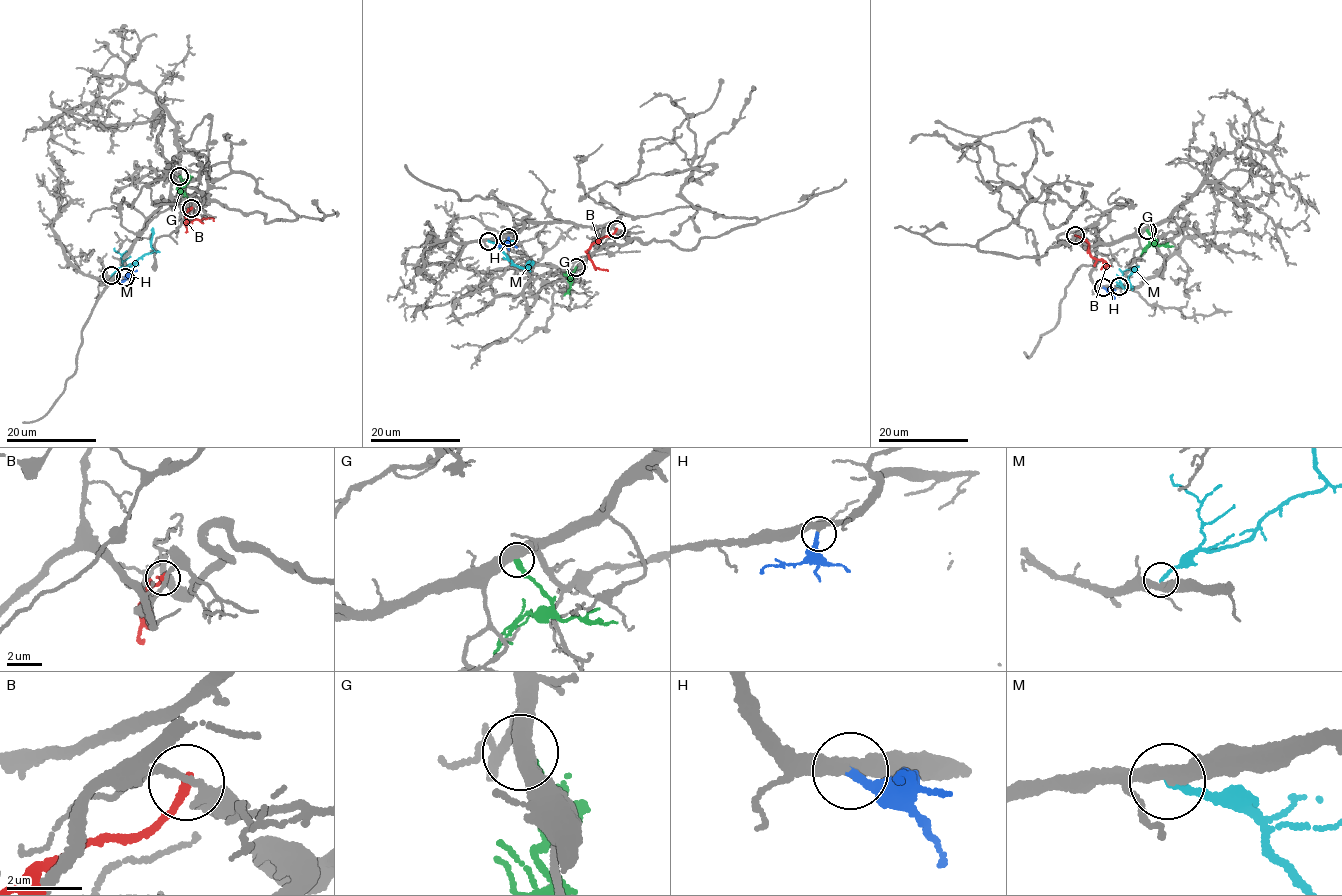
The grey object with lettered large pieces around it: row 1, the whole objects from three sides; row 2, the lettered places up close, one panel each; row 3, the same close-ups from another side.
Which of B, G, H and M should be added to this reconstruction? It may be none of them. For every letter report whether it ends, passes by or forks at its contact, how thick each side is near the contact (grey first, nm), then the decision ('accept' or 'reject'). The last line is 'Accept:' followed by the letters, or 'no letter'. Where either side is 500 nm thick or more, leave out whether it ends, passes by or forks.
B: it ends there; 200 nm thick on the grey side, 200 nm on the other; reject
G: 500 nm thick on the grey side, 300 nm on the other; reject
H: it ends there; 320 nm thick on the grey side, 220 nm on the other; accept
M: it ends there; 340 nm thick on the grey side, 190 nm on the other; reject
Accept: H

